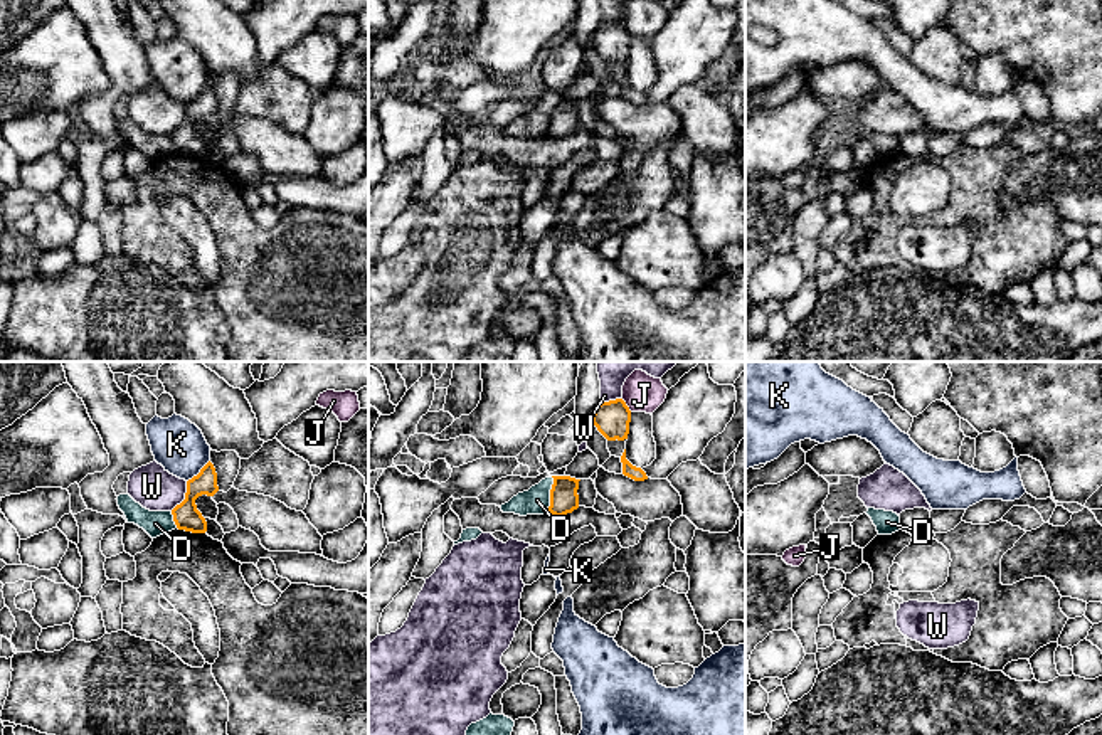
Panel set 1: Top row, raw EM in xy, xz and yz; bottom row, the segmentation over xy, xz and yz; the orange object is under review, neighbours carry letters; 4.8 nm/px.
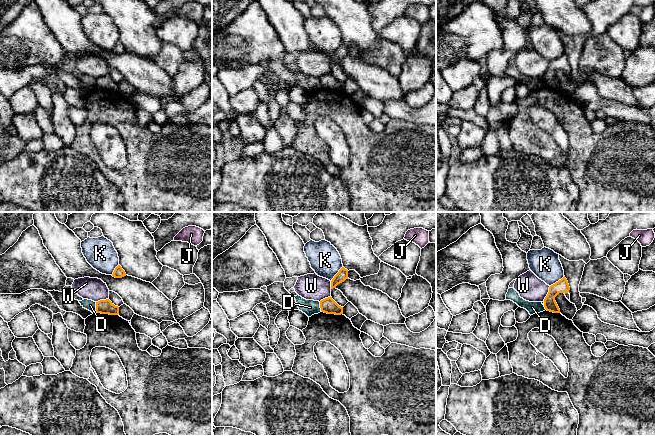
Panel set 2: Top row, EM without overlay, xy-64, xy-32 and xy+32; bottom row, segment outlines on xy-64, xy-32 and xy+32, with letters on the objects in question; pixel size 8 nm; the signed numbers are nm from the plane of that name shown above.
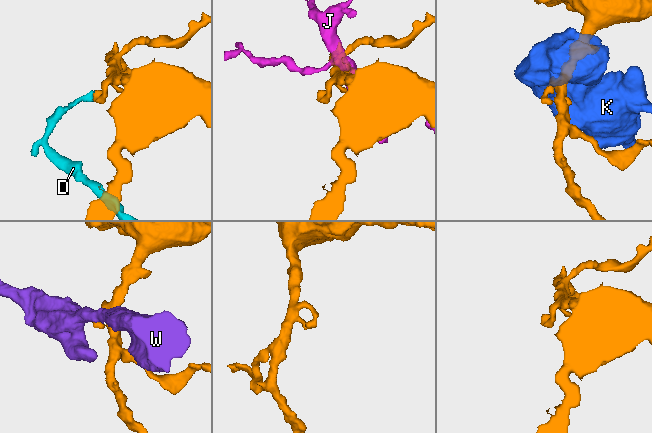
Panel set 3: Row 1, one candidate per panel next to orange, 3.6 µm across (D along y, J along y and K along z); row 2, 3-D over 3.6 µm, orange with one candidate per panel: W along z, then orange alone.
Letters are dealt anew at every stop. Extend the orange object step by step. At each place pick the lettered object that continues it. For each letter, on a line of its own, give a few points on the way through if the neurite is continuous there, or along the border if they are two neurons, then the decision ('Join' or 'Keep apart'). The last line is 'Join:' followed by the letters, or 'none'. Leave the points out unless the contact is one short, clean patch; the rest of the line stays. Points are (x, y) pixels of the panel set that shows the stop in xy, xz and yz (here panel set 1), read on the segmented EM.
D: Boundary: xz (552, 476), (550, 505), (547, 510). Keep apart
J: Keep apart
K: Keep apart
W: Keep apart
Join: none

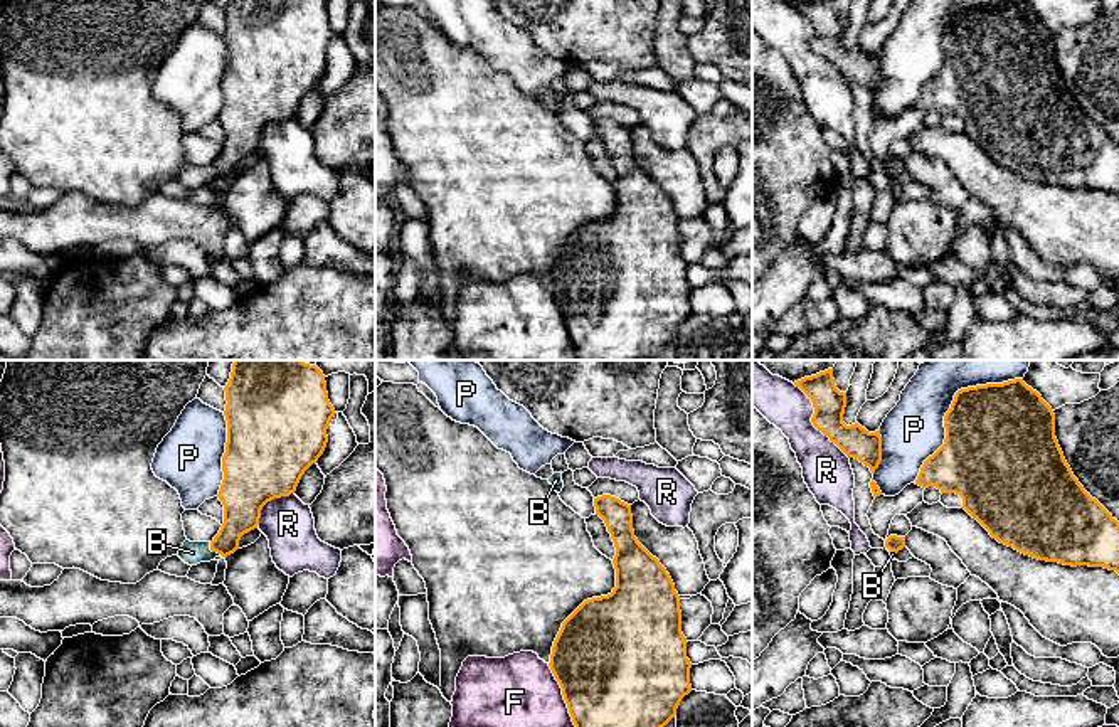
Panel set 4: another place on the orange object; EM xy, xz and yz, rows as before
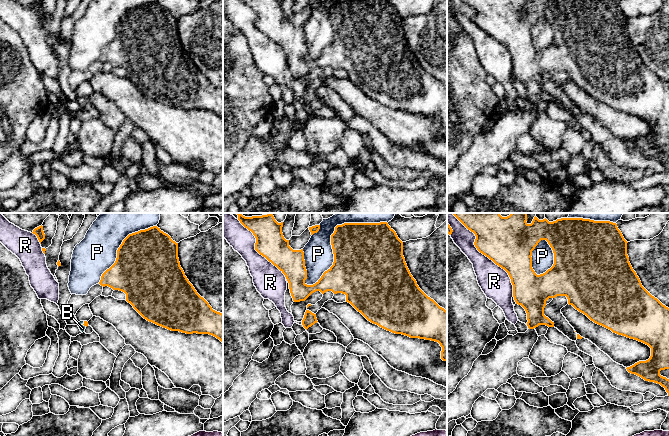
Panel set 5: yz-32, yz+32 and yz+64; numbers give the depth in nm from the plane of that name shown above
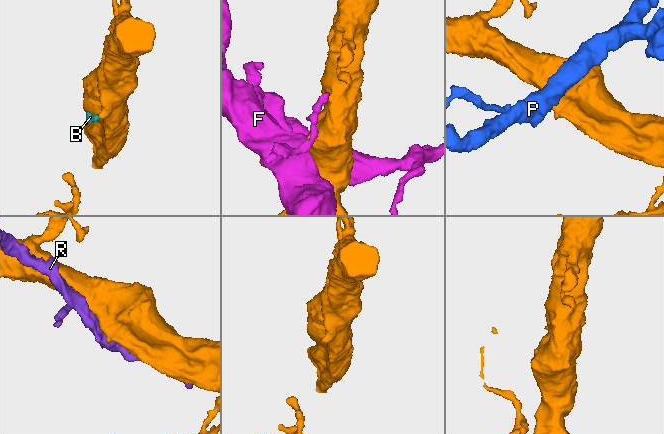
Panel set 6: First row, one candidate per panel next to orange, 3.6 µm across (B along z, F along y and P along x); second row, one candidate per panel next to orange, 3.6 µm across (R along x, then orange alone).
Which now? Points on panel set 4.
B: Path across: xy (243, 507), (229, 535), (214, 551), (192, 552). Join
F: Keep apart
P: Keep apart
R: Keep apart
Join: B

